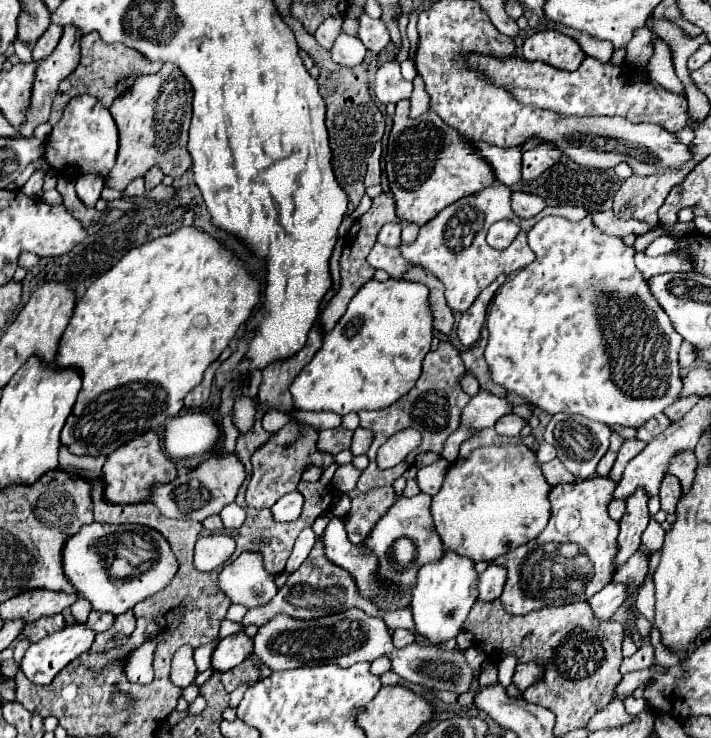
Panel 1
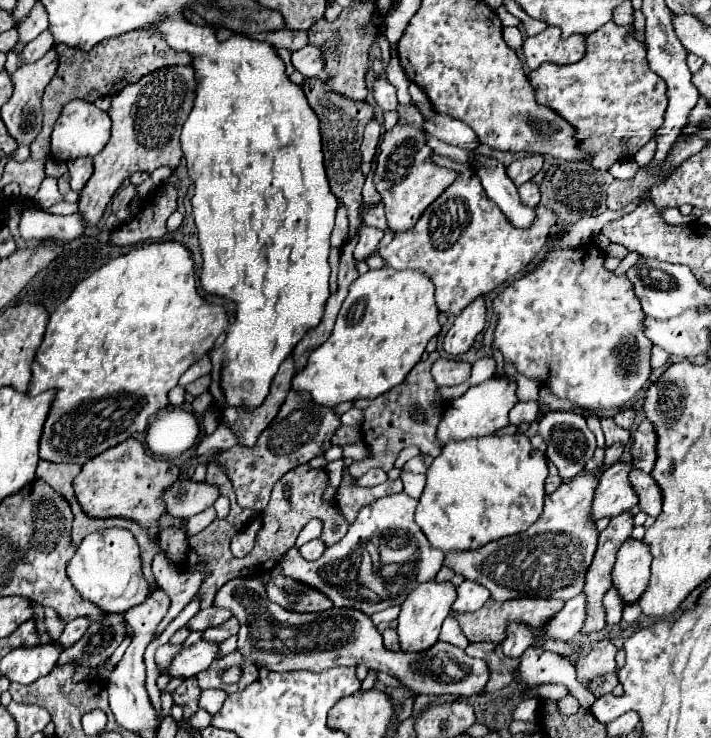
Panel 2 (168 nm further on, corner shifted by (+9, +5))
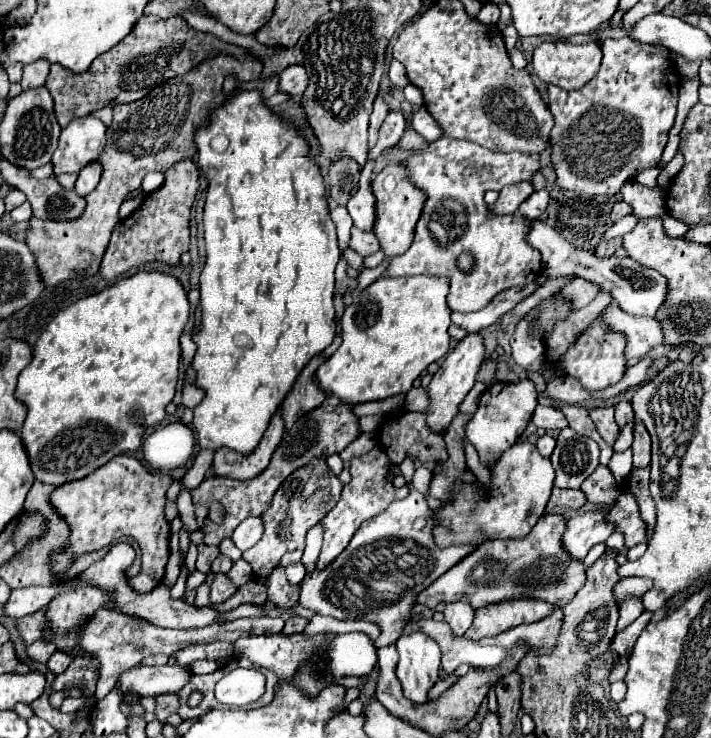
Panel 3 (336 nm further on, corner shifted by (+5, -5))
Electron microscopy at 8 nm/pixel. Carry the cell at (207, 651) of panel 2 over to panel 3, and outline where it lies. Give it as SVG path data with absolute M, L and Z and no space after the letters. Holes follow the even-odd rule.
M165 664L165 666L135 666L117 678L117 688L121 694L135 696L159 696L167 692L179 692L191 674L185 666Z

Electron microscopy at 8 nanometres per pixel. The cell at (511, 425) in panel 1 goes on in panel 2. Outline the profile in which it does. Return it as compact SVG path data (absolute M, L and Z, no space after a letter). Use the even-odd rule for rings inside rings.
M517 402L515 408L509 412L509 422L519 426L523 422L533 422L539 412L537 402Z

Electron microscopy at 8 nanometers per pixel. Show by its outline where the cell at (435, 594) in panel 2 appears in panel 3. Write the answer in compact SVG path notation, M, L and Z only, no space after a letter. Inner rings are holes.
M413 632L401 636L395 642L395 648L399 652L397 678L405 698L413 704L429 702L427 694L439 680L441 668L441 650L437 642L423 632Z

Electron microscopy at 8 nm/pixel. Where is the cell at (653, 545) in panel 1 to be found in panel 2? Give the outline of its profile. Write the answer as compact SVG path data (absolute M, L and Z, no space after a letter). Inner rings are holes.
M627 538L617 552L617 562L613 566L613 584L619 590L623 602L637 602L649 584L651 566L649 544L637 538Z

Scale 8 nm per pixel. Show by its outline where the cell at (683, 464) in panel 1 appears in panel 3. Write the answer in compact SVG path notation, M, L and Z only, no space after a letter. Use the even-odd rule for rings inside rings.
M635 422L635 442L633 442L633 466L649 466L651 462L651 440L643 422Z

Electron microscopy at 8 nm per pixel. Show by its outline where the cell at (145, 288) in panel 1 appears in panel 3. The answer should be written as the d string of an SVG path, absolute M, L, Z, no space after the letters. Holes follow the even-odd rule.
M139 272L115 286L81 298L59 312L33 346L31 364L19 374L15 396L27 406L21 440L35 480L61 486L85 478L111 458L135 452L147 430L165 418L165 406L175 396L179 378L179 336L189 318L183 286L167 274Z

